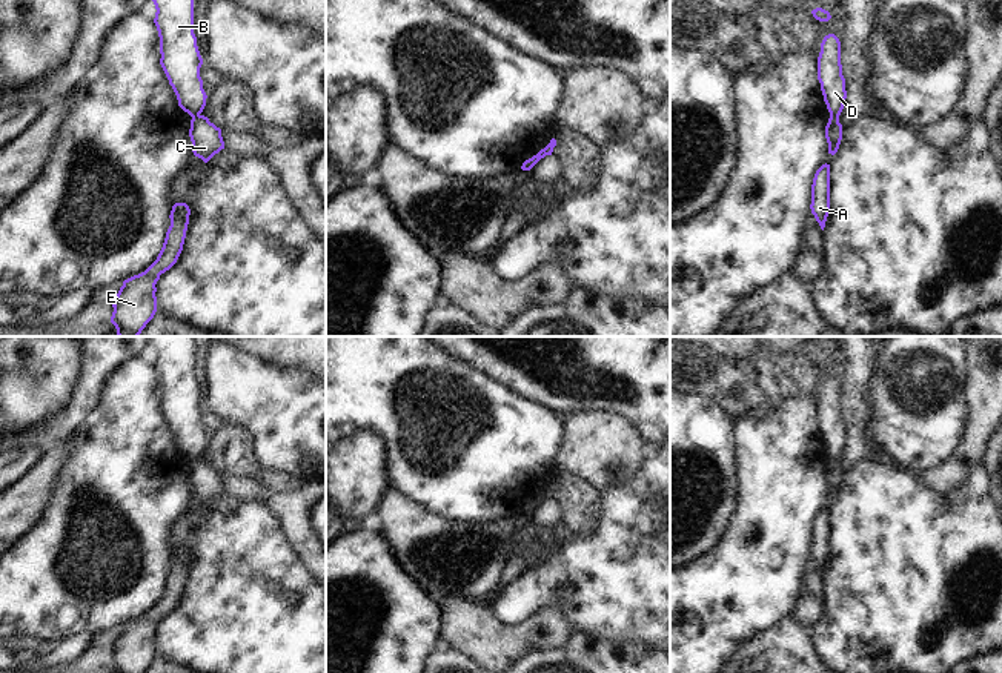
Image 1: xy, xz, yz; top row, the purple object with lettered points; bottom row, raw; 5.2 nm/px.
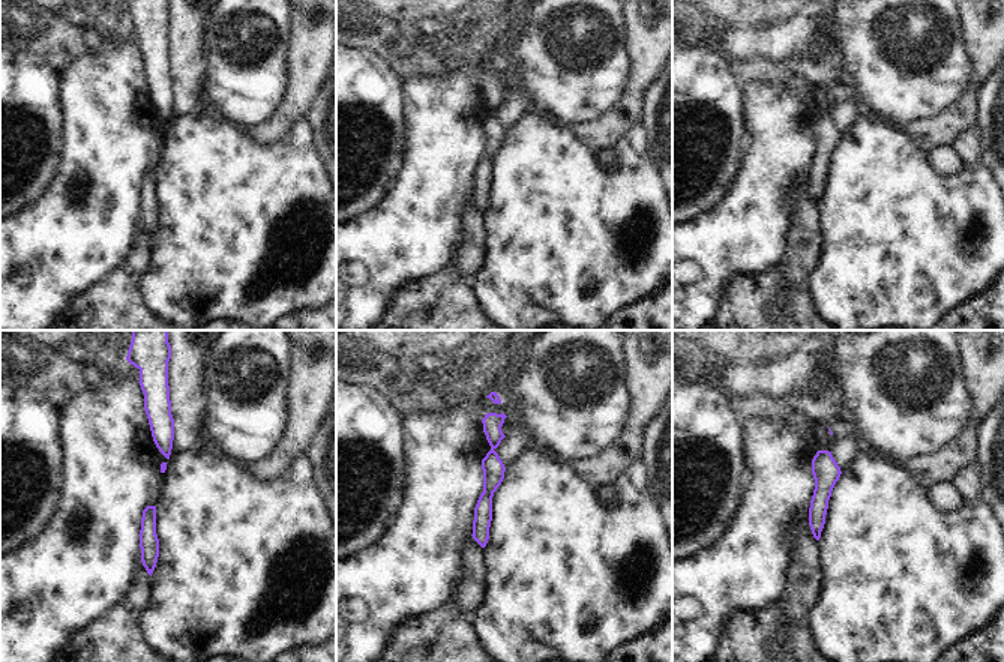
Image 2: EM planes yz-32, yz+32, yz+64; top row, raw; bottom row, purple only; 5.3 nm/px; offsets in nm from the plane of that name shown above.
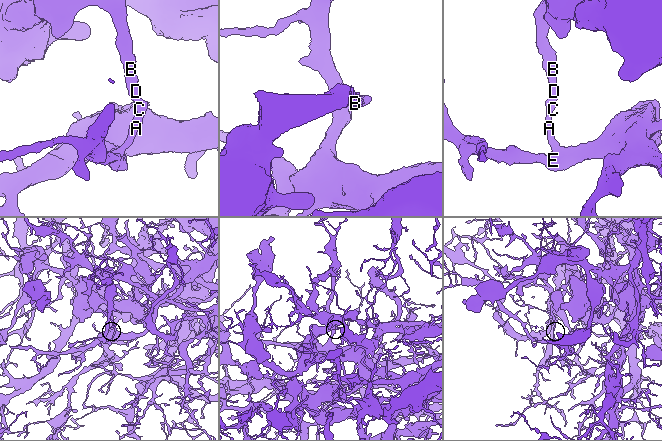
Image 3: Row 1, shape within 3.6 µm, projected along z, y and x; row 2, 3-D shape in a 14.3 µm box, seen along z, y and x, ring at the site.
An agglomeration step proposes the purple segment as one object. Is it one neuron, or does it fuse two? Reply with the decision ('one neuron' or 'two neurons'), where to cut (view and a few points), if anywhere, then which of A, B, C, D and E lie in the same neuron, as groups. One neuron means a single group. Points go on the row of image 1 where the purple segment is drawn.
two neurons | yz (830, 114), (838, 119) | A C E / B D

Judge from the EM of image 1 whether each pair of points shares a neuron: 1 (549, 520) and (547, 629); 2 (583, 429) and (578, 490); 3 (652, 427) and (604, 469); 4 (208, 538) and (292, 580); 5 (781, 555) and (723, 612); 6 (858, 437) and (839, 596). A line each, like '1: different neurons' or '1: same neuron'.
1: different neurons
2: different neurons
3: different neurons
4: same neuron
5: same neuron
6: different neurons

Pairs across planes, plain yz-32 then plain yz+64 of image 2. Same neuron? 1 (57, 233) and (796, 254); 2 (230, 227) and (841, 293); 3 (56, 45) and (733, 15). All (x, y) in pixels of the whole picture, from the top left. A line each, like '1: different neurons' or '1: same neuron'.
1: different neurons
2: same neuron
3: different neurons

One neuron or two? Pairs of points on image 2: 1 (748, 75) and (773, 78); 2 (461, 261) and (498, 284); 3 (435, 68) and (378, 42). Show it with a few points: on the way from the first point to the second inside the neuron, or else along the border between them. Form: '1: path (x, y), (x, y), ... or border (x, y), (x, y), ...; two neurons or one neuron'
1: path (754, 75), (767, 75); one neuron
2: border (486, 236), (486, 258), (470, 281); two neurons
3: path (422, 65), (401, 65), (392, 56); one neuron

